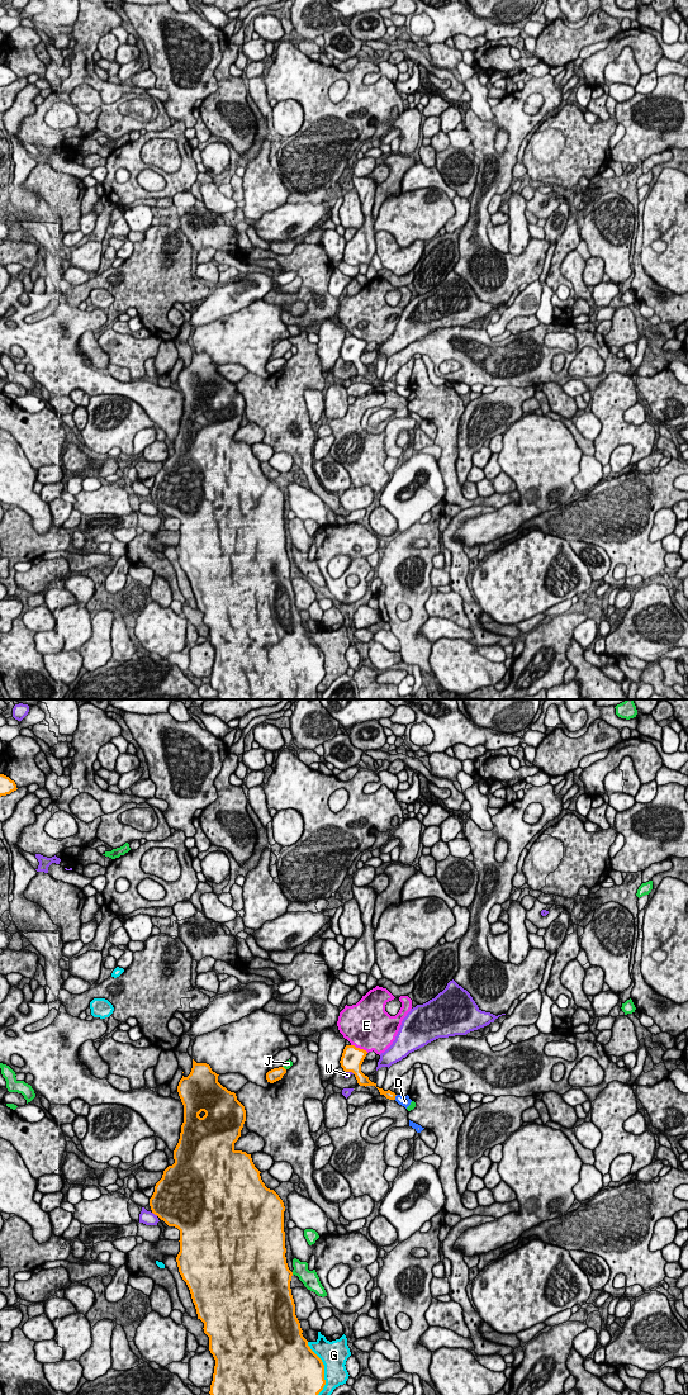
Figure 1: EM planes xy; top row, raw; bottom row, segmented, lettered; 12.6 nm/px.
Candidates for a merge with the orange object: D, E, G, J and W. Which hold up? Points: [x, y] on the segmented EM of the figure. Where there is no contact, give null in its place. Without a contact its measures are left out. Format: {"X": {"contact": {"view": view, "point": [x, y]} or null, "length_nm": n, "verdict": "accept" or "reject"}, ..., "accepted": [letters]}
{"D": {"contact": {"view": "xy", "point": [394, 1097]}, "length_nm": 70, "verdict": "accept"}, "E": {"contact": {"view": "xy", "point": [359, 1048]}, "length_nm": 240, "verdict": "reject"}, "G": {"contact": {"view": "xy", "point": [323, 1369]}, "length_nm": 700, "verdict": "reject"}, "J": {"contact": {"view": "xy", "point": [284, 1068]}, "length_nm": 70, "verdict": "reject"}, "W": {"contact": {"view": "xy", "point": [155, 1214]}, "length_nm": 100, "verdict": "reject"}, "accepted": ["D"]}

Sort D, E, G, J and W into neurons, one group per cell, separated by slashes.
D / E / G / J / W

